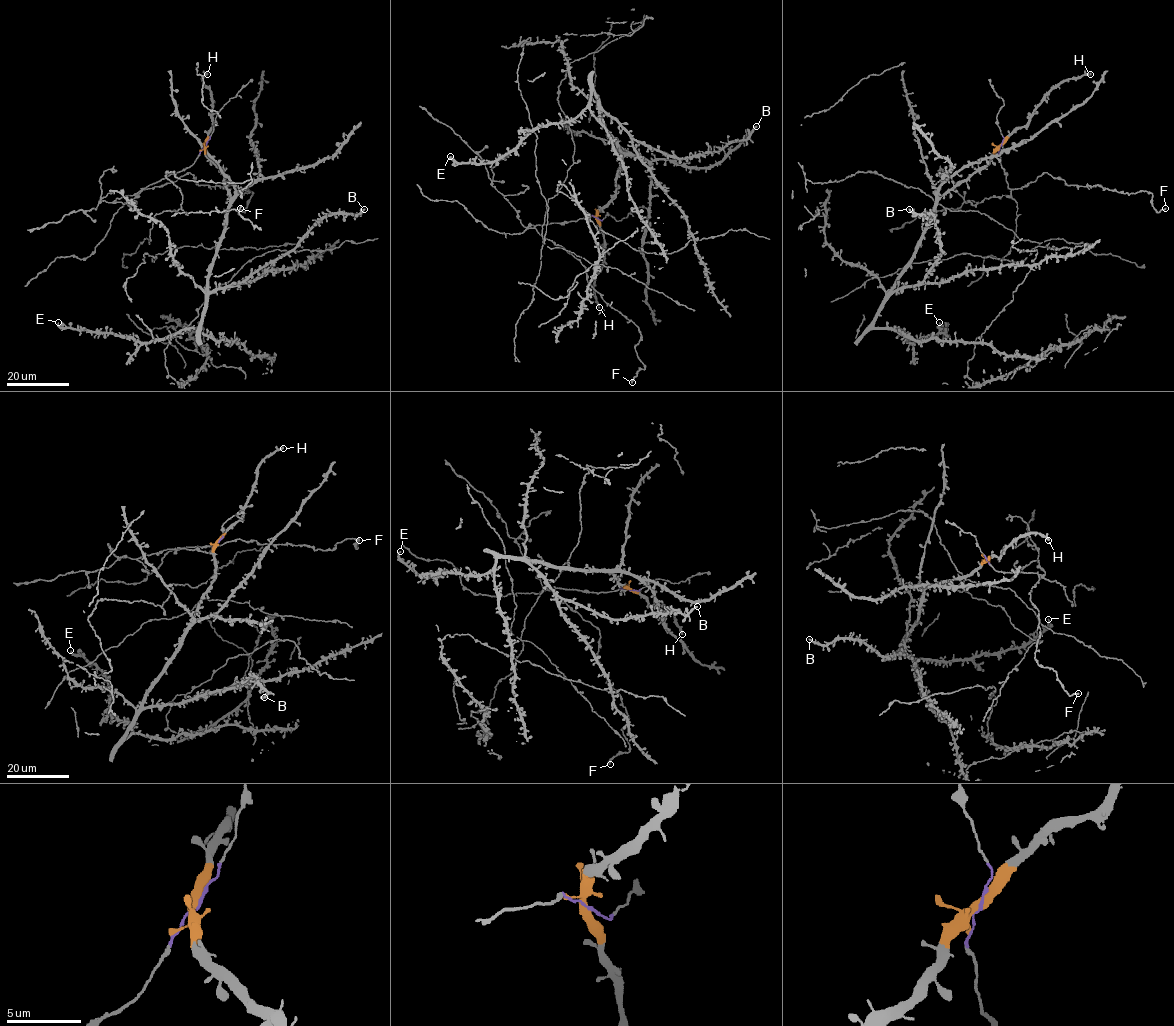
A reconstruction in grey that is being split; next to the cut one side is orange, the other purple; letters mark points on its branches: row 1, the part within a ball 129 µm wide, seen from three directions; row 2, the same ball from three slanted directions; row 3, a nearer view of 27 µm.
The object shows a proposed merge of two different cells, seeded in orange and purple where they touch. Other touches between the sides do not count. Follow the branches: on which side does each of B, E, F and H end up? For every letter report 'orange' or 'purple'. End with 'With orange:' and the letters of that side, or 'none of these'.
B: orange
E: orange
F: purple
H: orange
With orange: B, E, H

